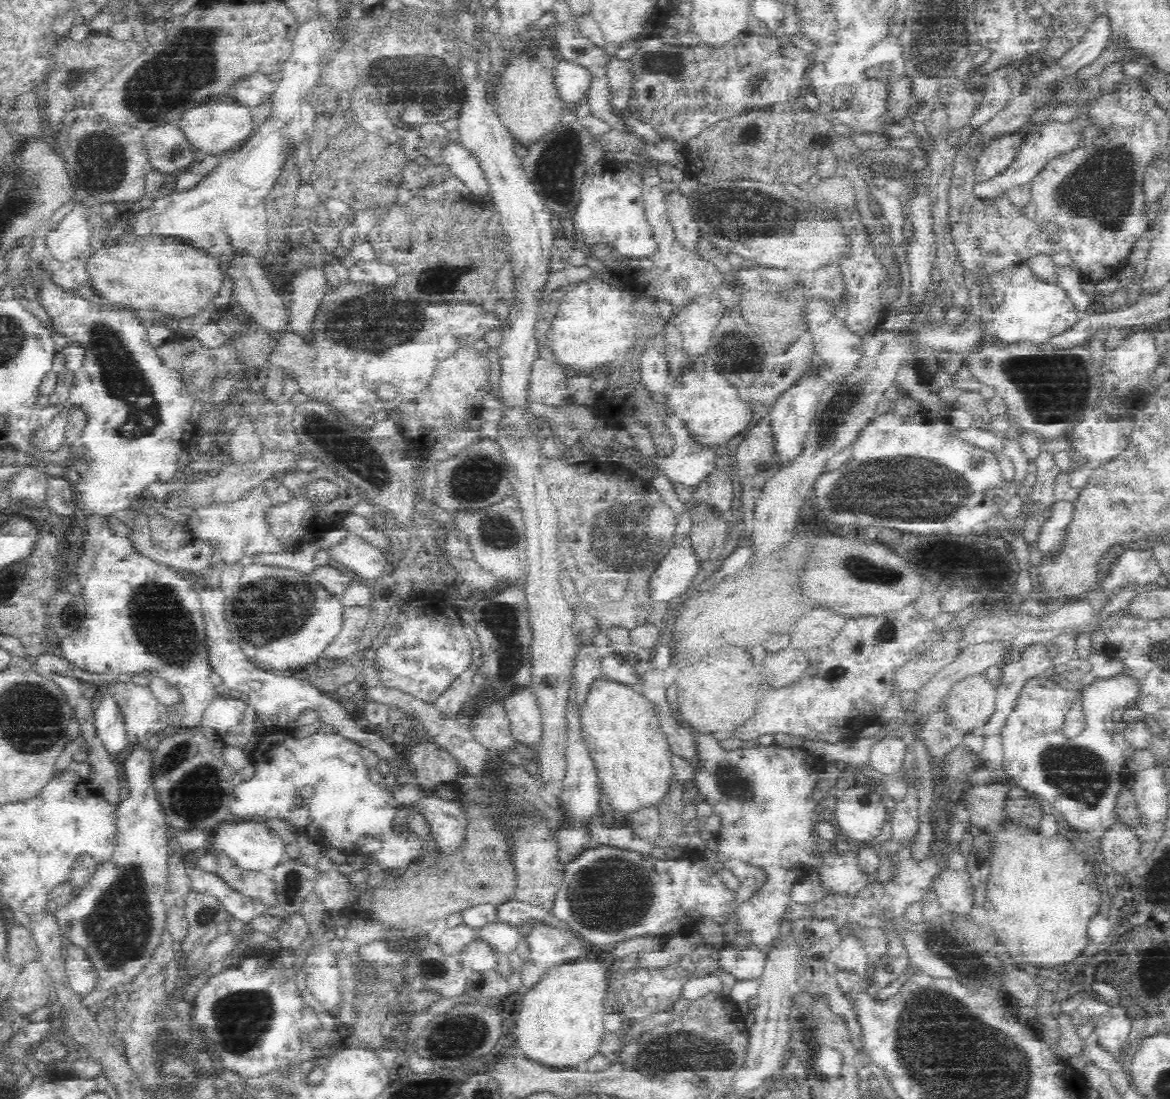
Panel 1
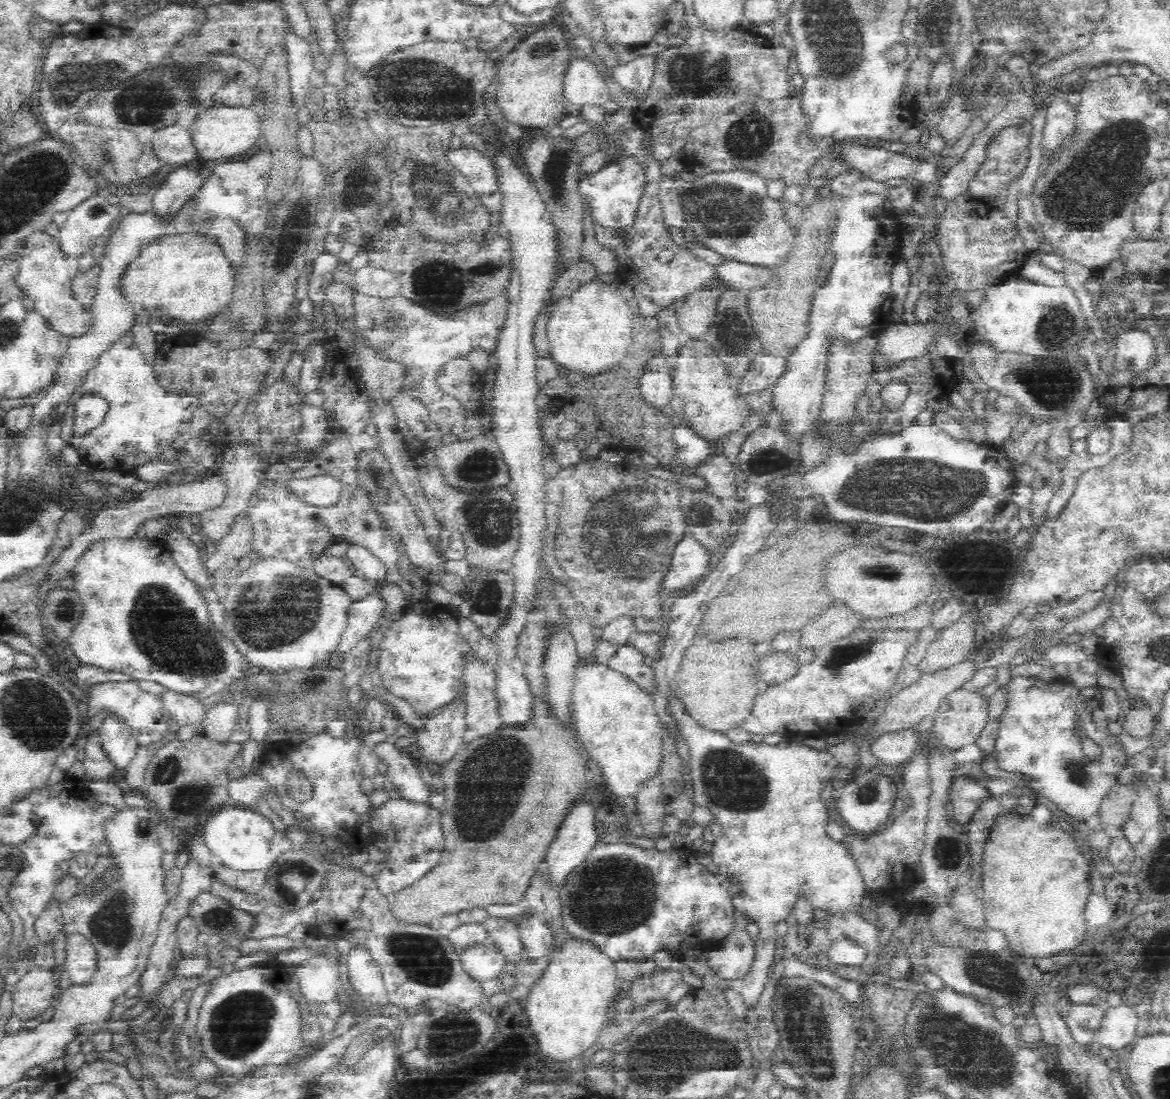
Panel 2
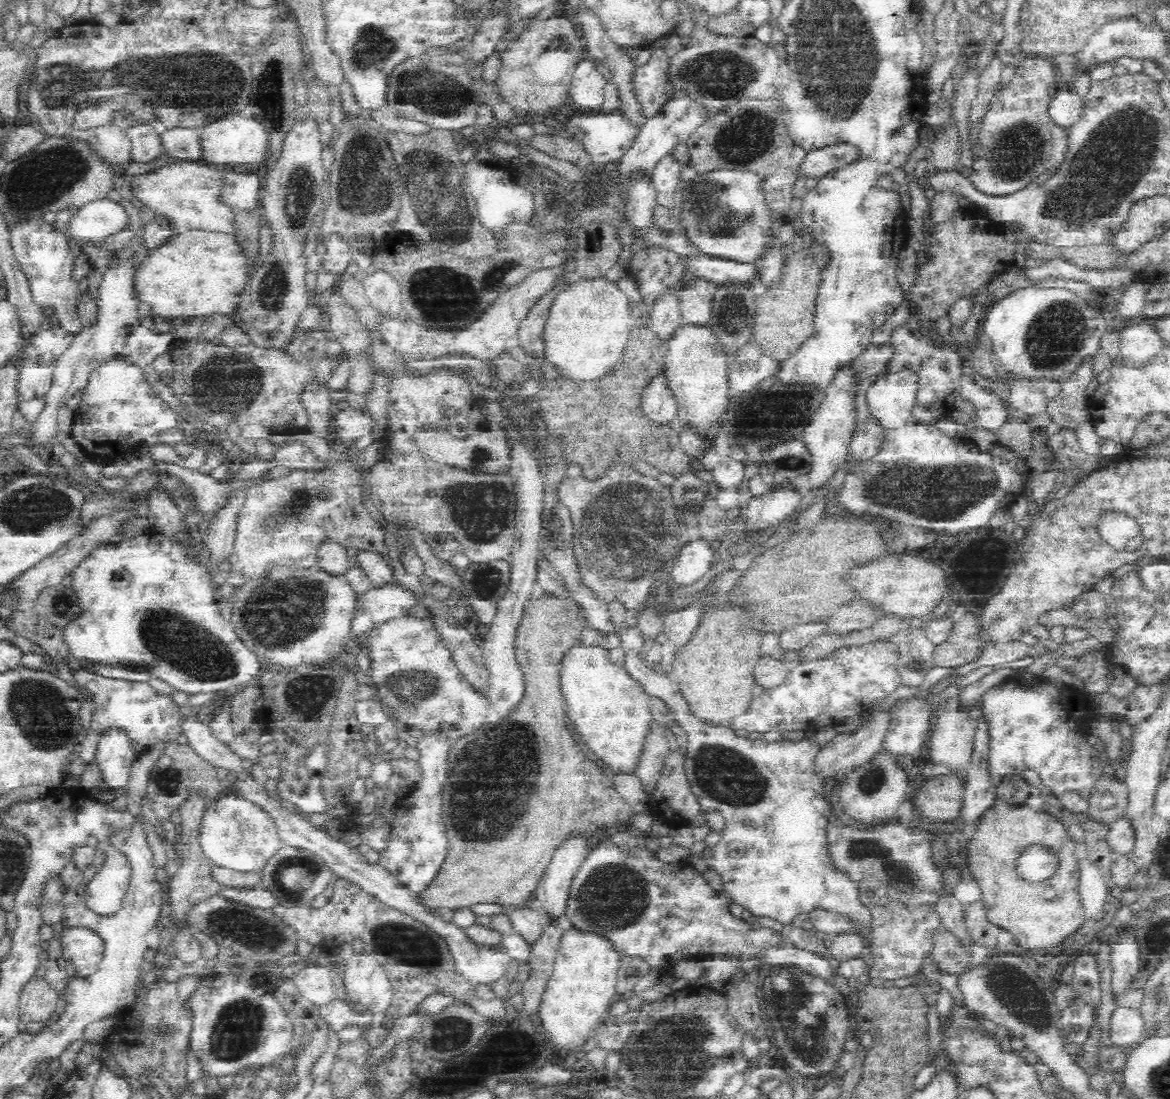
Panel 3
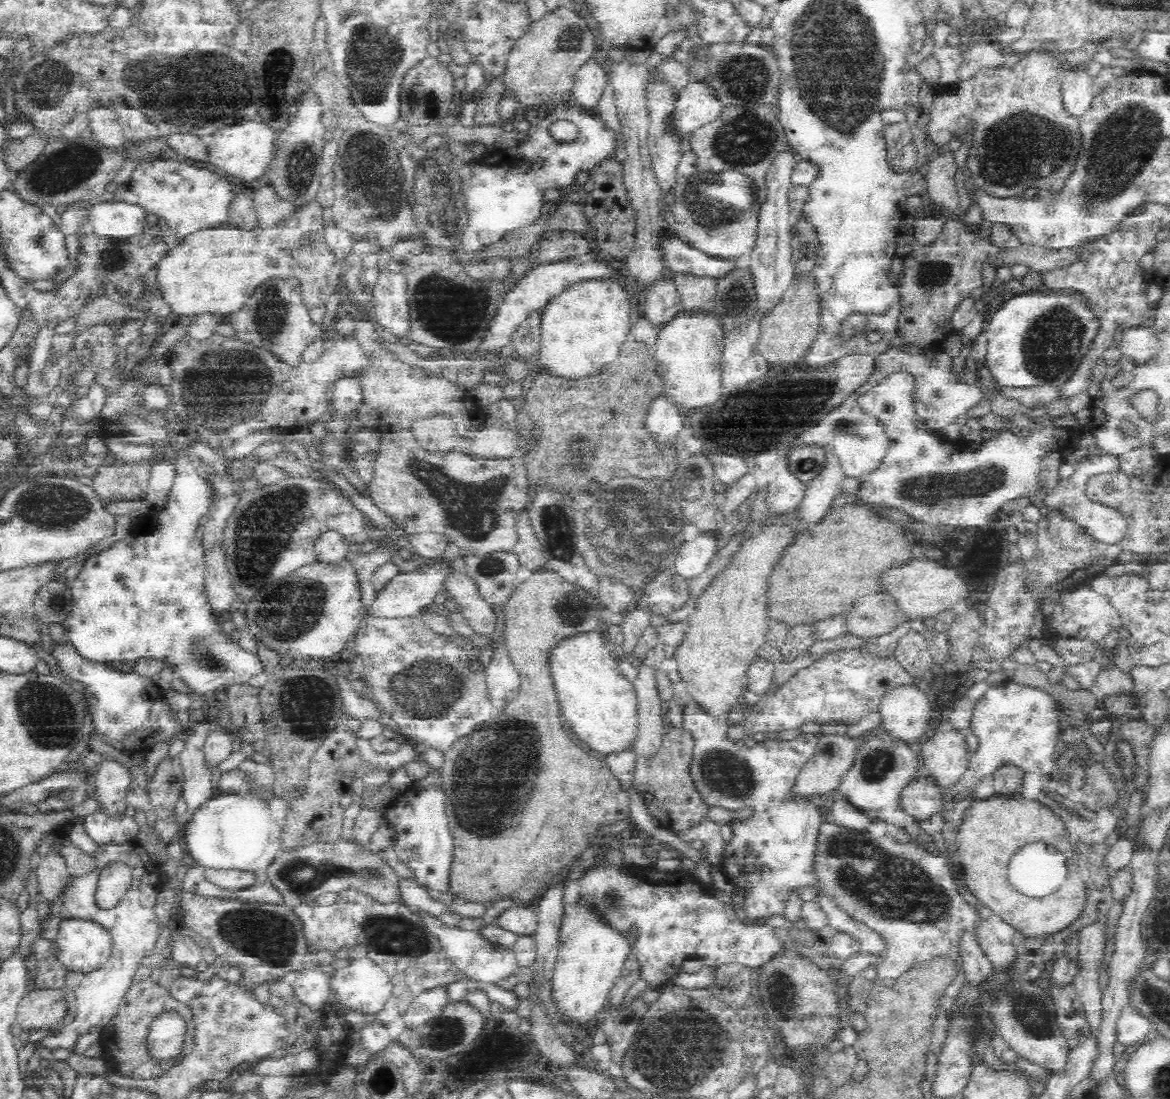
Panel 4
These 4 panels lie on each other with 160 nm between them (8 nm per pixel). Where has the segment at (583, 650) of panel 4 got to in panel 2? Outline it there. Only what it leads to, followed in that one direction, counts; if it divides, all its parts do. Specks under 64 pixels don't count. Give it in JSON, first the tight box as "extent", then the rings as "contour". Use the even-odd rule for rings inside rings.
{"extent":[570,662,662,805],"contour":[[[596,662],[576,668],[571,699],[570,725],[583,754],[597,761],[605,782],[604,790],[612,801],[631,805],[644,782],[661,772],[662,726],[649,692],[623,674]]]}

